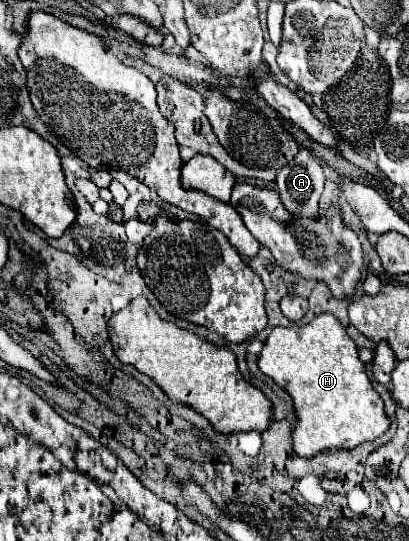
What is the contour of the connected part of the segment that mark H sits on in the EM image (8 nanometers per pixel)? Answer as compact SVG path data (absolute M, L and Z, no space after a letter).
M320 314L306 326L274 328L260 352L258 368L294 398L298 422L292 432L292 438L294 438L294 452L298 456L310 458L328 448L356 448L358 444L376 440L390 426L384 402L380 400L378 392L372 388L372 382L368 380L366 368L358 356L354 340L346 334L344 326L332 314Z

